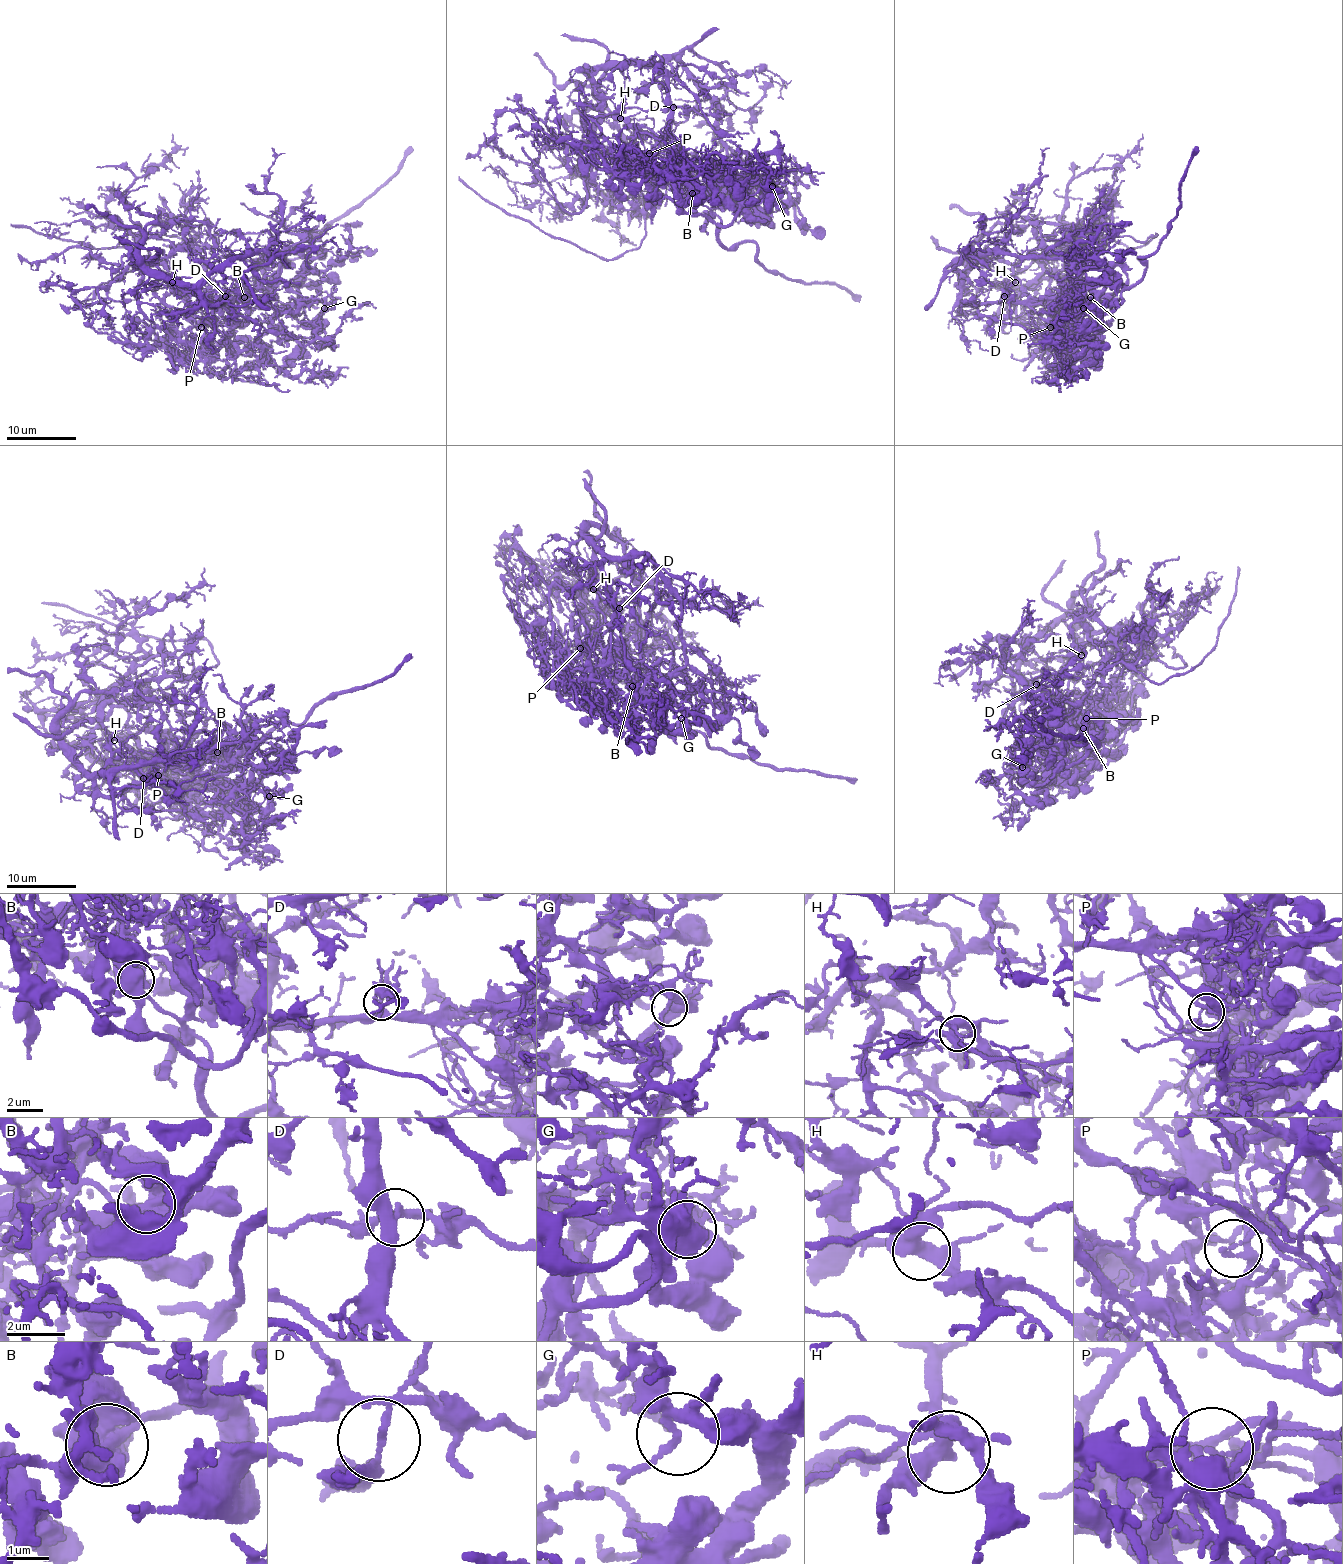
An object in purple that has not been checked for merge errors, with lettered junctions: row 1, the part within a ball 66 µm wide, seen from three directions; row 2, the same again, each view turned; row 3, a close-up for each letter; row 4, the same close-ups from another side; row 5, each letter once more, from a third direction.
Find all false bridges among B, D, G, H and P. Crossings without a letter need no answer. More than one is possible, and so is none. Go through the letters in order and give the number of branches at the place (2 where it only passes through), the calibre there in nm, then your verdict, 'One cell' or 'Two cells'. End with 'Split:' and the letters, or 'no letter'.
B: Branches: 6. Thickness 550 nm. Two cells
D: Branches: 4. Thickness 190 nm. Two cells
G: Branches: 4. Thickness 200 nm. One cell
H: Branches: 5. Thickness 440 nm. One cell
P: Branches: 2. Thickness 150 nm. Two cells
Split: B, D, P

